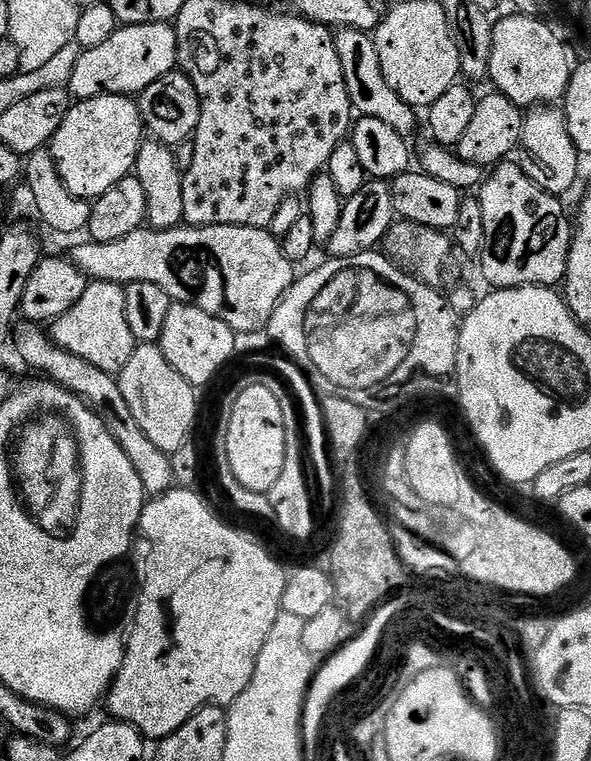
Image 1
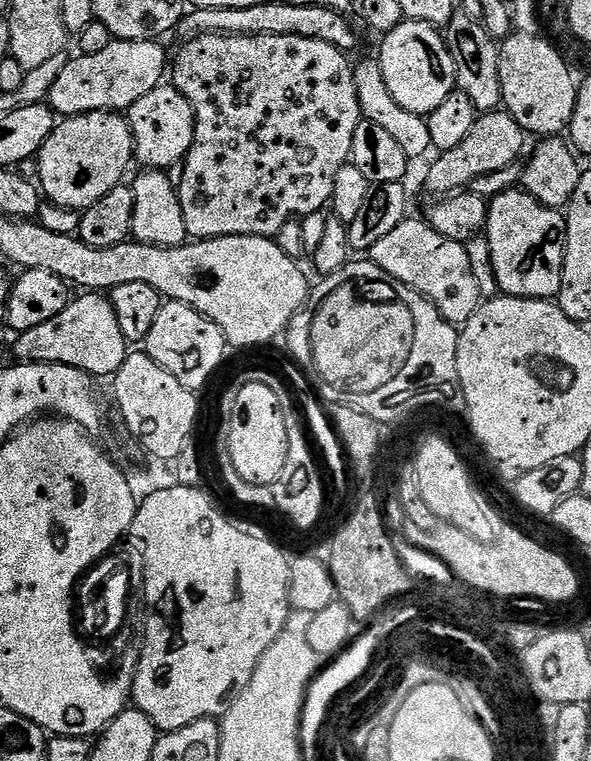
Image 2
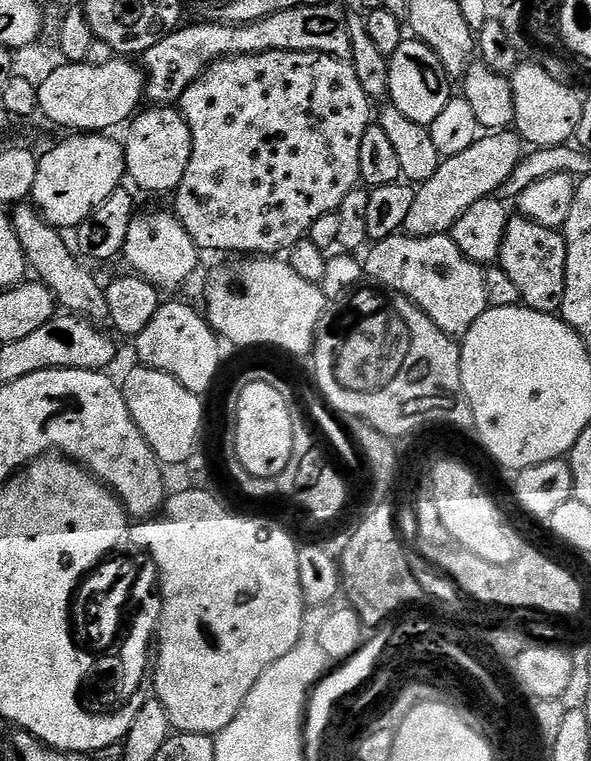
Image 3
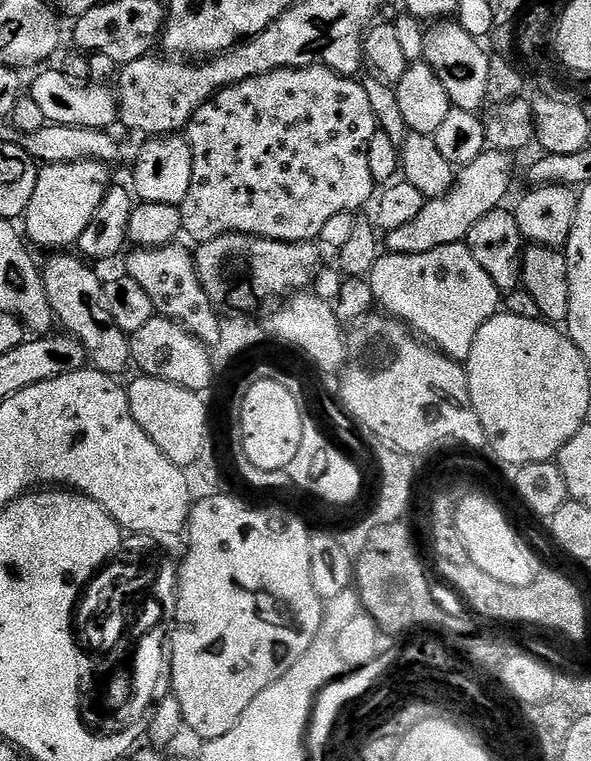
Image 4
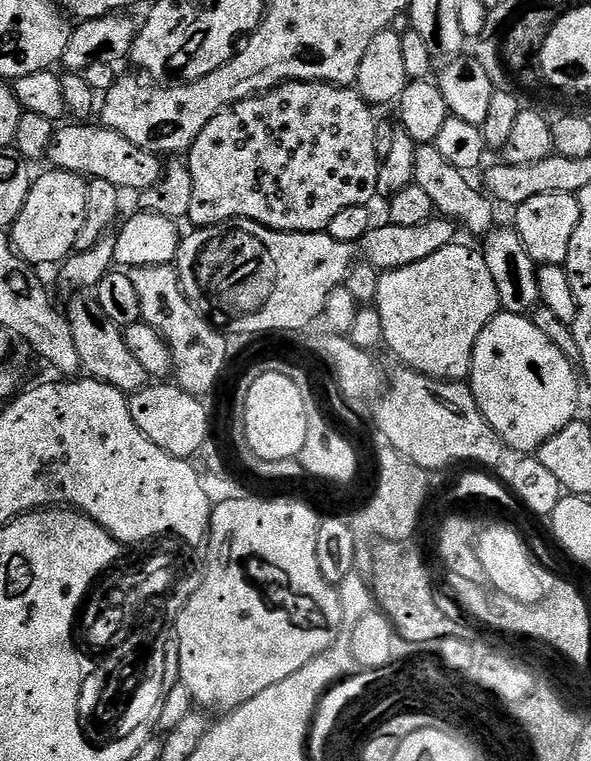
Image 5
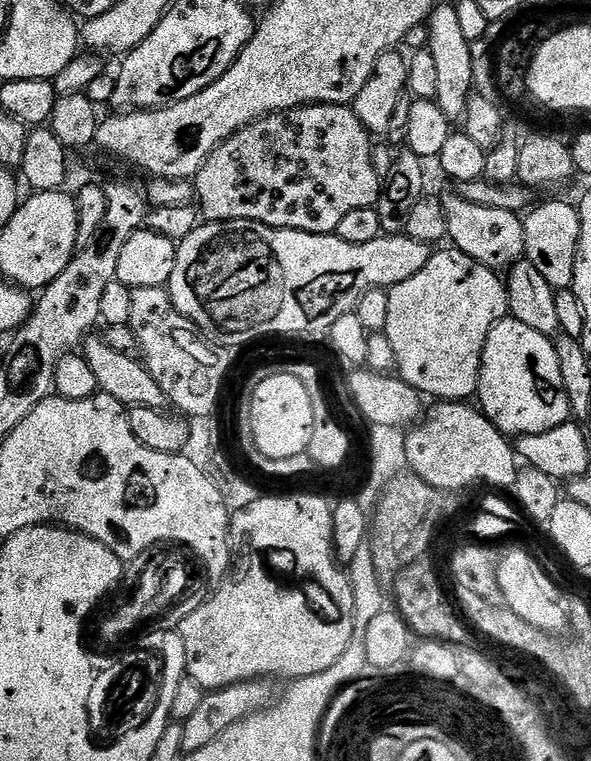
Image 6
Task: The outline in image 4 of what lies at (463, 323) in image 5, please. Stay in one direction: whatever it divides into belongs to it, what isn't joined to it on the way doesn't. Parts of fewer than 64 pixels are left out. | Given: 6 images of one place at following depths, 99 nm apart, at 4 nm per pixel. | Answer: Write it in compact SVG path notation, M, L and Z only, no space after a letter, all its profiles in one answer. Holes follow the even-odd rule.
M467 243L438 246L434 250L426 250L422 254L402 254L388 252L381 254L366 277L373 301L380 304L402 324L408 325L417 337L423 338L437 352L442 352L451 360L467 361L470 350L474 346L474 338L478 338L478 330L489 318L497 315L502 308L502 291L495 285L495 280L478 264Z

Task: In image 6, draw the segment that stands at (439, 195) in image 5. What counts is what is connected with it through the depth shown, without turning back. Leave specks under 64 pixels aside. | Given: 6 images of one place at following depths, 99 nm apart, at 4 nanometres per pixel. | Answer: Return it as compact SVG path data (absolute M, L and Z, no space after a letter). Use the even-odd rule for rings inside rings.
M459 194L445 195L443 201L447 239L459 252L474 258L474 262L482 262L482 266L497 270L512 268L524 256L524 222L517 213L478 206L474 202L466 202L466 198Z

